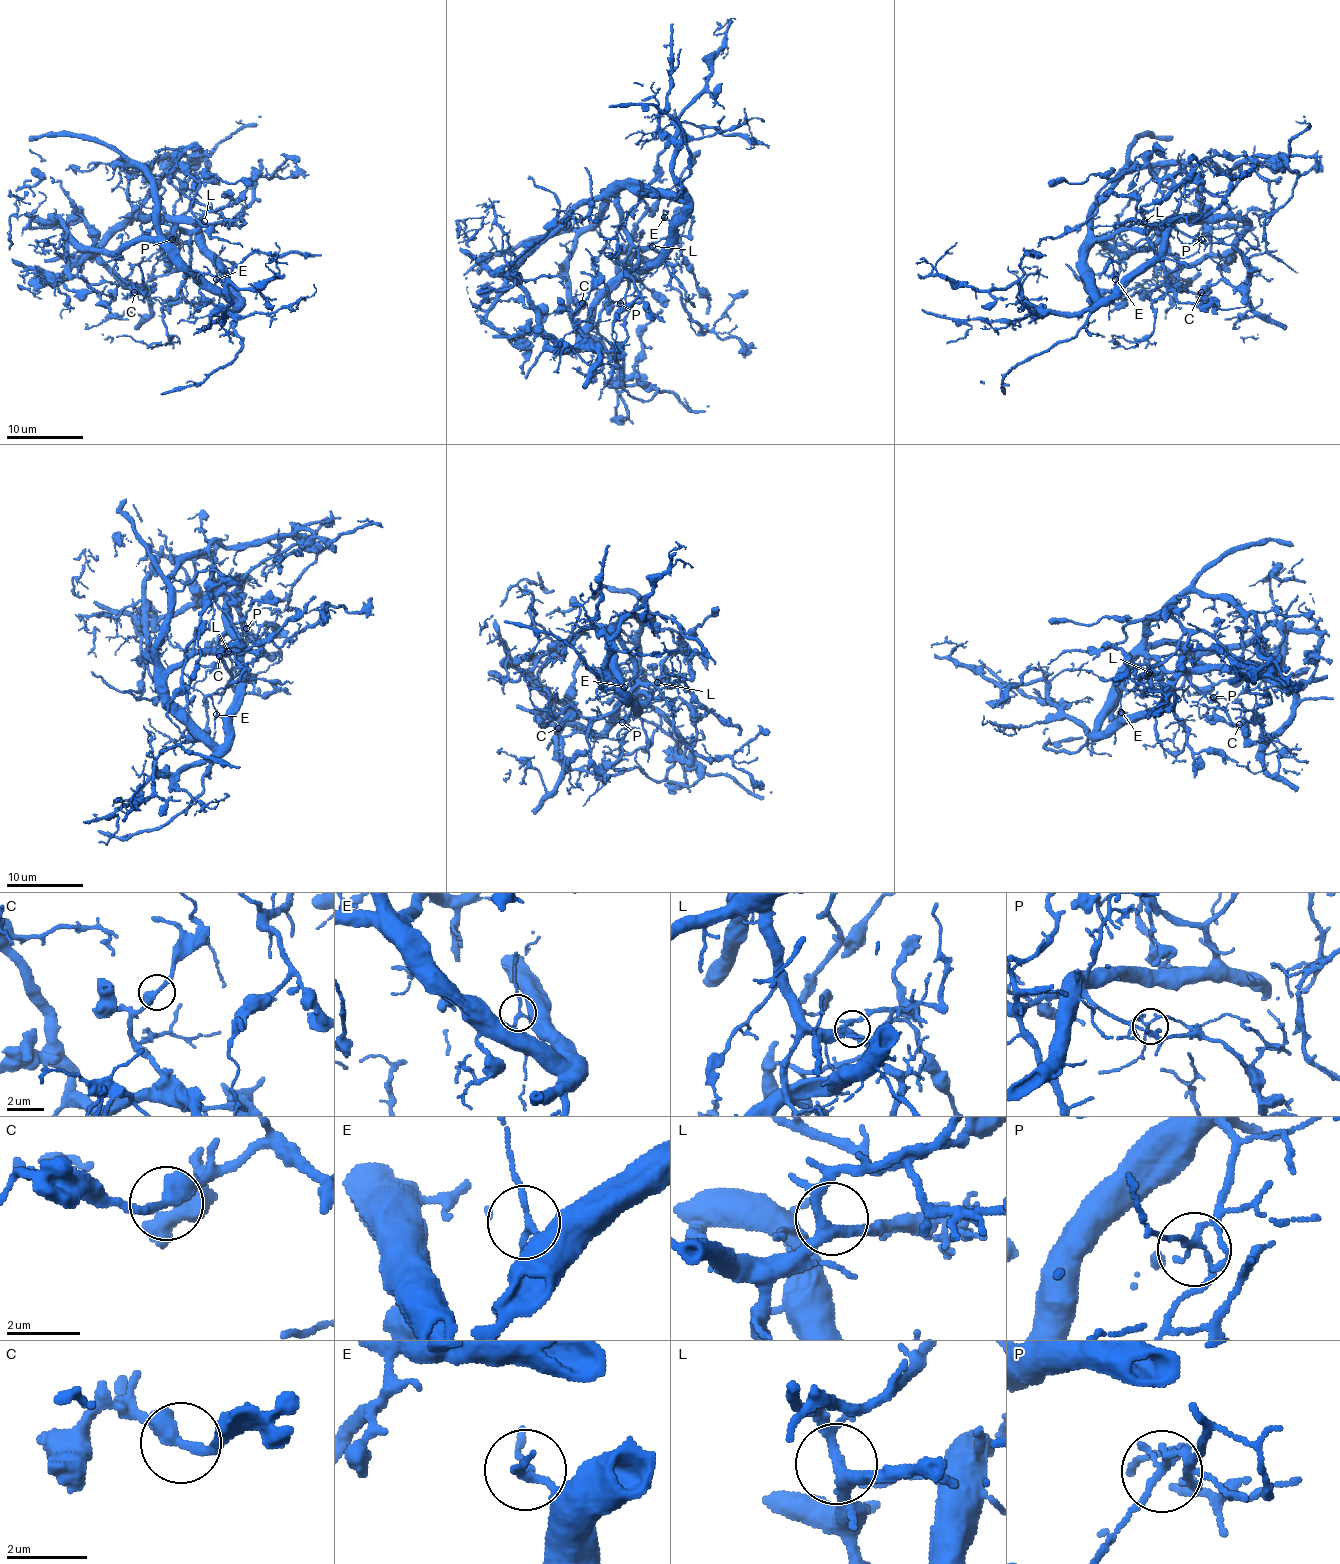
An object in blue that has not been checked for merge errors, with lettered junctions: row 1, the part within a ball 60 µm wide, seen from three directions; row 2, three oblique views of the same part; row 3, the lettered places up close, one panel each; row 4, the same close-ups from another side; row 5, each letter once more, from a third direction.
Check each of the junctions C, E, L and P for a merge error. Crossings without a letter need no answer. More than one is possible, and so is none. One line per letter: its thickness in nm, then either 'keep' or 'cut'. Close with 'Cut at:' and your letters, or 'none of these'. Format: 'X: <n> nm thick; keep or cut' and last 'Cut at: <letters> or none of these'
C: 400 nm thick; keep
E: 160 nm thick; keep
L: 300 nm thick; keep
P: 150 nm thick; keep
Cut at: none of these

